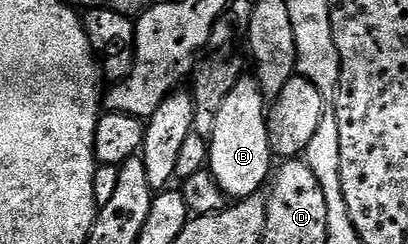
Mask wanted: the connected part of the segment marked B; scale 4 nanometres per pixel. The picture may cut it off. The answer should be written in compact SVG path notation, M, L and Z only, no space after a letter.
M242 76L236 83L236 87L232 87L228 99L224 99L220 107L220 115L216 115L216 131L209 137L208 144L210 174L224 190L227 198L253 197L261 190L258 188L262 184L263 186L267 184L272 173L268 101L263 97L262 89L253 76Z

